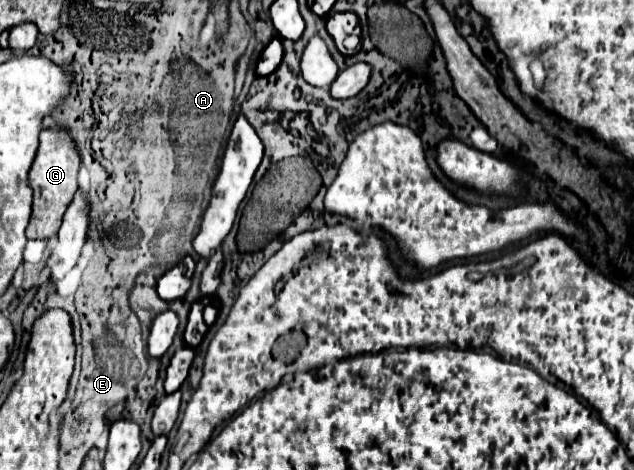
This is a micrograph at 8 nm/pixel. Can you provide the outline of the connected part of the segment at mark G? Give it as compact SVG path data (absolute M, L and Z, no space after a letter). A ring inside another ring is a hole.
M45 128L39 134L39 150L31 166L31 186L33 186L33 212L27 226L29 240L53 240L67 206L71 204L77 192L77 172L81 158L73 146L73 138L69 132L61 132L57 128Z

